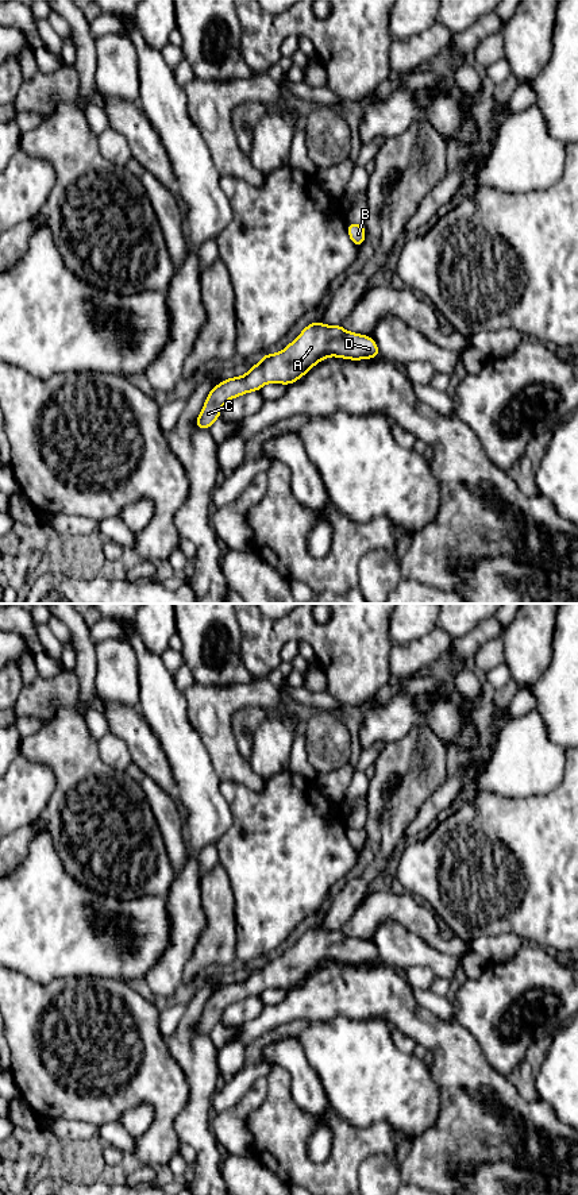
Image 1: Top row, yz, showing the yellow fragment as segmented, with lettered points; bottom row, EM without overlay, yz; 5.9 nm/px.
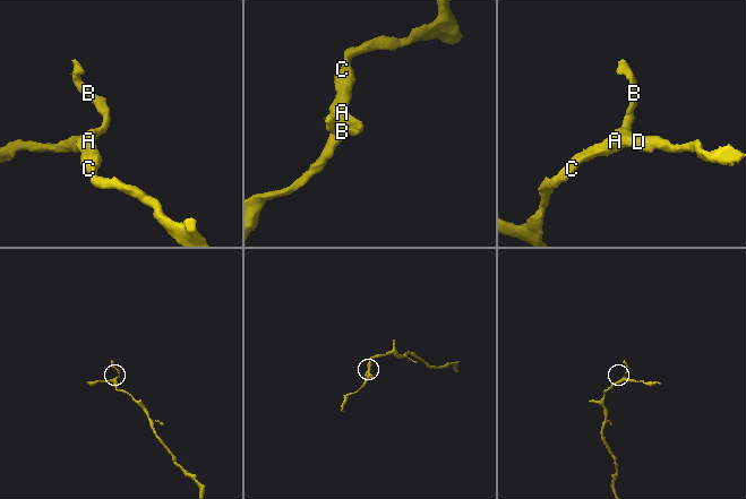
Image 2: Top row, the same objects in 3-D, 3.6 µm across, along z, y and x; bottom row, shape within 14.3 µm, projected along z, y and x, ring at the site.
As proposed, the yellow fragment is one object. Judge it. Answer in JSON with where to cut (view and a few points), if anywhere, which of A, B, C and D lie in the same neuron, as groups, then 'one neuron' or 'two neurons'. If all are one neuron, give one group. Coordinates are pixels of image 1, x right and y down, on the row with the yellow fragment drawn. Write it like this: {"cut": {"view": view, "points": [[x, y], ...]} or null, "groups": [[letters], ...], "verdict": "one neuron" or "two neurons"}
{"cut": null, "groups": [["A", "B", "C", "D"]], "verdict": "one neuron"}

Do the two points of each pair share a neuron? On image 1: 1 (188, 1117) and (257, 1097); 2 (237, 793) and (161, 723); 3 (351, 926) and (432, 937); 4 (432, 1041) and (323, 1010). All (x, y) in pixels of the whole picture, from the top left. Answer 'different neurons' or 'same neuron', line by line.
1: different neurons
2: different neurons
3: same neuron
4: same neuron

